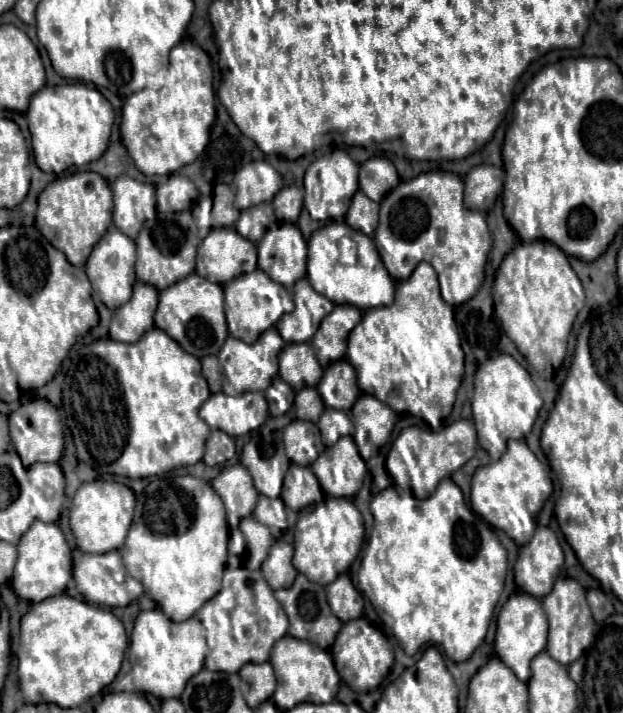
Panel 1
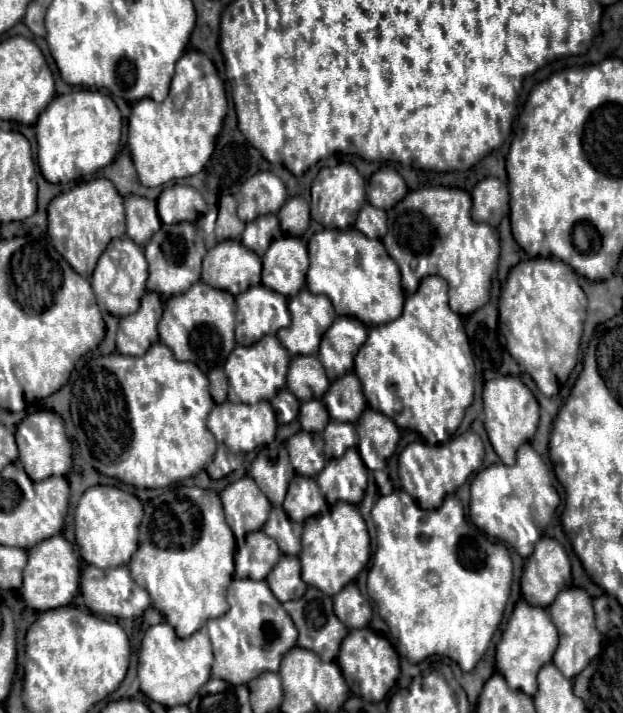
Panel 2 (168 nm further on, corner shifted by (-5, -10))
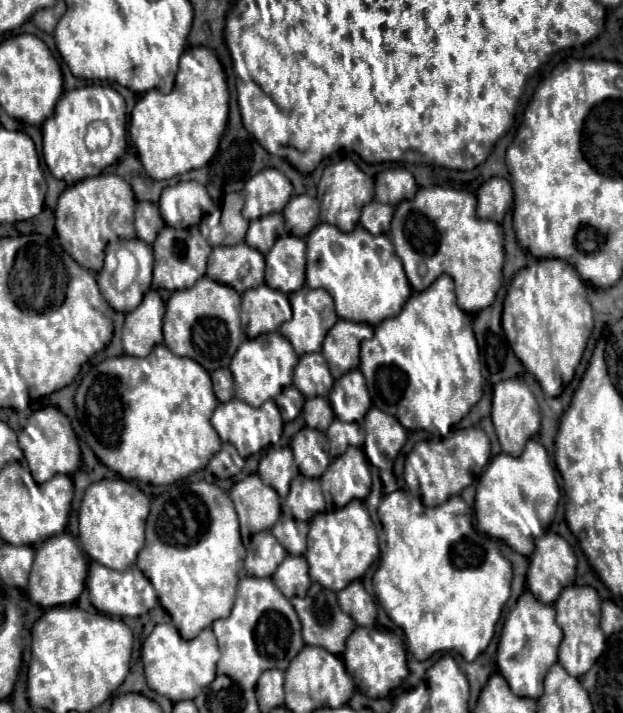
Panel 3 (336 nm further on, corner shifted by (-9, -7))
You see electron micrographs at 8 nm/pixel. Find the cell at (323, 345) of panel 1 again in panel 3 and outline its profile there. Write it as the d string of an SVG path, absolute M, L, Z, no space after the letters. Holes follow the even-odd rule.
M346 319L336 321L332 331L328 331L322 347L322 355L326 357L334 379L340 379L352 369L358 369L360 343L364 339L372 339L372 335L374 329L366 323L354 323Z

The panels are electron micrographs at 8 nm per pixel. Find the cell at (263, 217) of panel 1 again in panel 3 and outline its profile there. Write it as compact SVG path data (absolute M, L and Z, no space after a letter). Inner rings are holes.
M280 213L262 217L258 221L252 221L250 225L252 229L246 235L246 243L250 247L256 247L262 255L266 255L272 249L272 243L284 233L284 221Z

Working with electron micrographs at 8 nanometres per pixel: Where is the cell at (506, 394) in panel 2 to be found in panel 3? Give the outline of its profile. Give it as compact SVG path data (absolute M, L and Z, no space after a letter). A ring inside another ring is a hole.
M506 379L494 385L492 397L492 423L496 427L502 451L516 457L524 449L524 443L540 429L540 407L532 391L520 379Z

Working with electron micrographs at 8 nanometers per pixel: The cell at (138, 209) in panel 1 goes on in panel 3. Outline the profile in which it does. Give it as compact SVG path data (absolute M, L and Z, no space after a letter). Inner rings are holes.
M140 201L136 207L136 237L144 243L154 243L158 231L164 227L158 205Z

